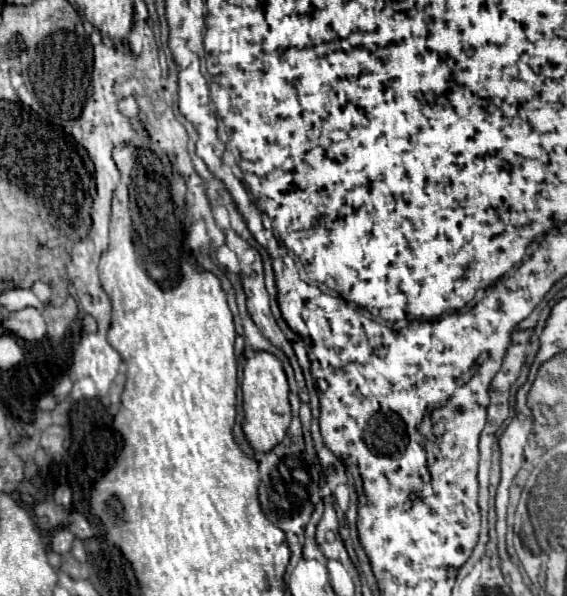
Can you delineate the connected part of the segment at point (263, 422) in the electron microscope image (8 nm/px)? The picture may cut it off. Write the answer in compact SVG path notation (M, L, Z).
M256 352L246 360L244 366L244 434L254 450L266 452L270 446L276 446L284 440L286 430L290 426L290 402L288 402L288 378L282 366L282 360L270 352Z

